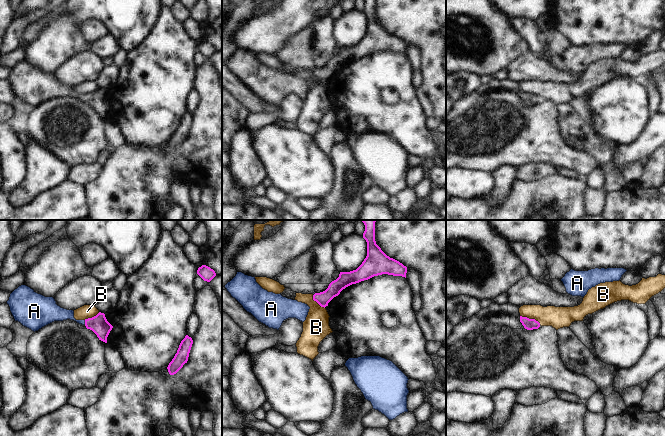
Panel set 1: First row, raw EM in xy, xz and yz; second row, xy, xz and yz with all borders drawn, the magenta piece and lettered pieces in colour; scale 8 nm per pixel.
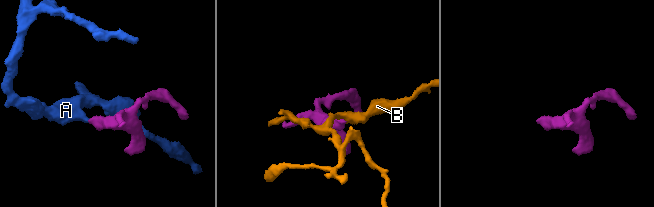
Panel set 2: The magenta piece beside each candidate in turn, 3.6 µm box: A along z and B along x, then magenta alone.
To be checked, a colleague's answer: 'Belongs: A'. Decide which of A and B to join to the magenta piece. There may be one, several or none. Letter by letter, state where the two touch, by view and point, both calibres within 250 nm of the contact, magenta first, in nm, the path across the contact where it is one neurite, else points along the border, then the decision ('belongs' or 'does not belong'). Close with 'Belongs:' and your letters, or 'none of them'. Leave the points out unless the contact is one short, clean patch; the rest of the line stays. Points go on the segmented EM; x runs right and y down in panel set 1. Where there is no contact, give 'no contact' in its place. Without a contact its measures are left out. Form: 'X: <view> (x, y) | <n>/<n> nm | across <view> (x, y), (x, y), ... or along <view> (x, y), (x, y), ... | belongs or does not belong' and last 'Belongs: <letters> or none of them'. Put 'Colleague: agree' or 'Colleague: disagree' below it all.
A: xy (85, 322) | 150/120 nm | across xy (98, 324), (85, 322), (56, 313) | belongs
B: yz (530, 319) | 90/180 nm | along yz (520, 315), (534, 318), (540, 324) | does not belong
Belongs: A
Colleague: agree

